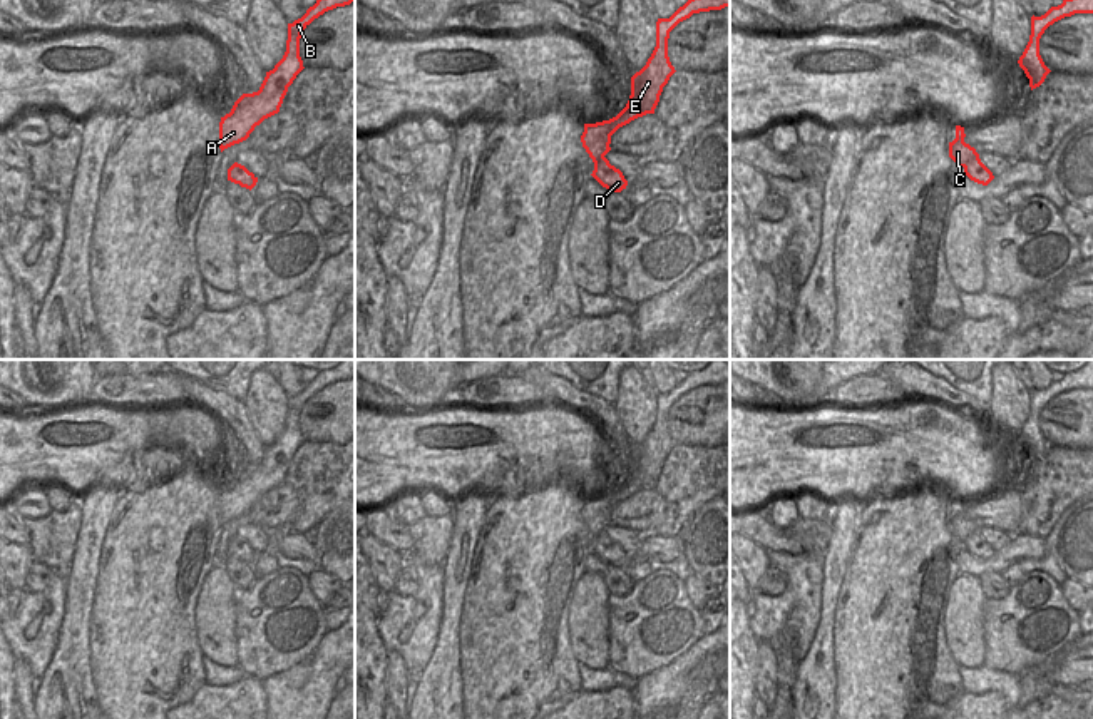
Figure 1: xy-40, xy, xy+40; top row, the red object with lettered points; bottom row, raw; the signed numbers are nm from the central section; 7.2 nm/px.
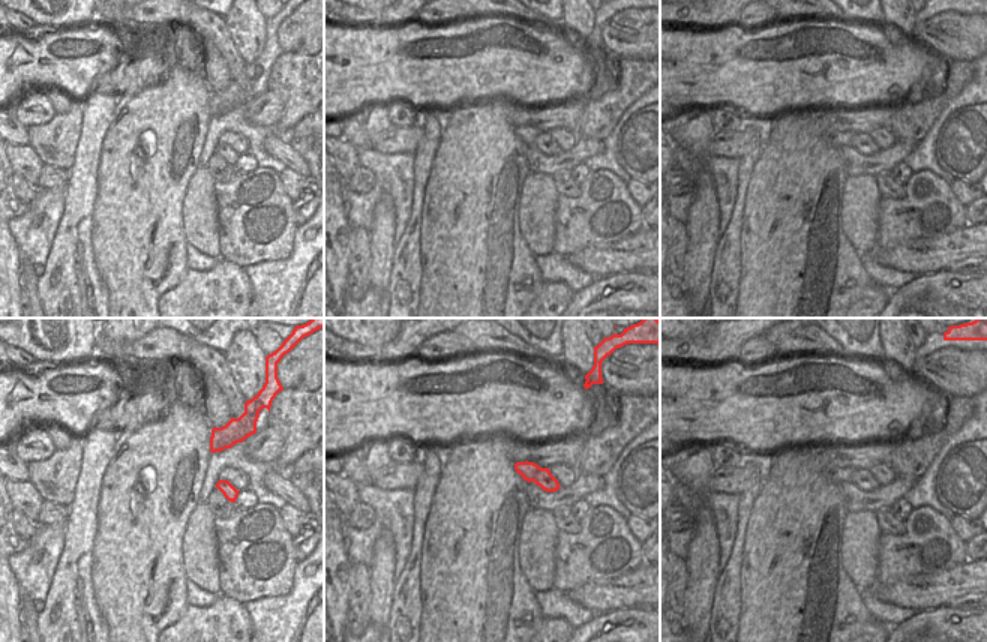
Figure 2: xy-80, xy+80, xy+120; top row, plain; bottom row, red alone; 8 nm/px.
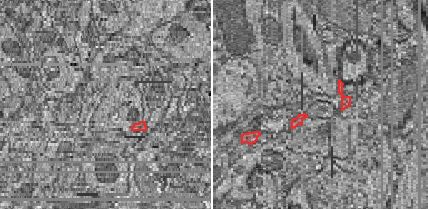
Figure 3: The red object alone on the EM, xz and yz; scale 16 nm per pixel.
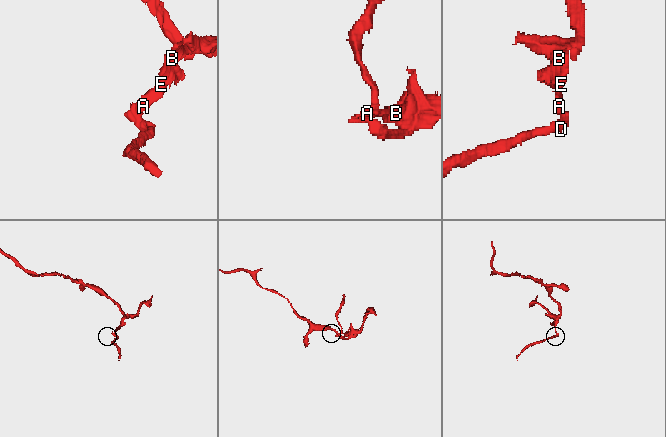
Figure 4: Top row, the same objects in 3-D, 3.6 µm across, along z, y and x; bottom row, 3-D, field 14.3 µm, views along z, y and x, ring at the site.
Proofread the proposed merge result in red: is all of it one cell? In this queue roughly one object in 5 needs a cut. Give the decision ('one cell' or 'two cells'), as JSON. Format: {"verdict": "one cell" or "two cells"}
{"verdict": "two cells"}

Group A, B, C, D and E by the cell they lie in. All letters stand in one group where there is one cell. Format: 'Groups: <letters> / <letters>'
Groups: A B C E / D.

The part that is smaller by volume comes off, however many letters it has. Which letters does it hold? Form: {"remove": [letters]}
{"remove": ["D"]}

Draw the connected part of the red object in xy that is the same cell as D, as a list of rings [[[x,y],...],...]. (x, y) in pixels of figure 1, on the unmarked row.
[[[606,532],[594,537],[594,545],[591,550],[608,565],[621,567],[628,560],[623,547],[611,540]]]

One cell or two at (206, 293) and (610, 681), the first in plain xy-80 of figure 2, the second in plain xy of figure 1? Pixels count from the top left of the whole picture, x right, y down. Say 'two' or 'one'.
two

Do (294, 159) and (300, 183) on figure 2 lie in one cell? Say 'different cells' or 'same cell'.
different cells

